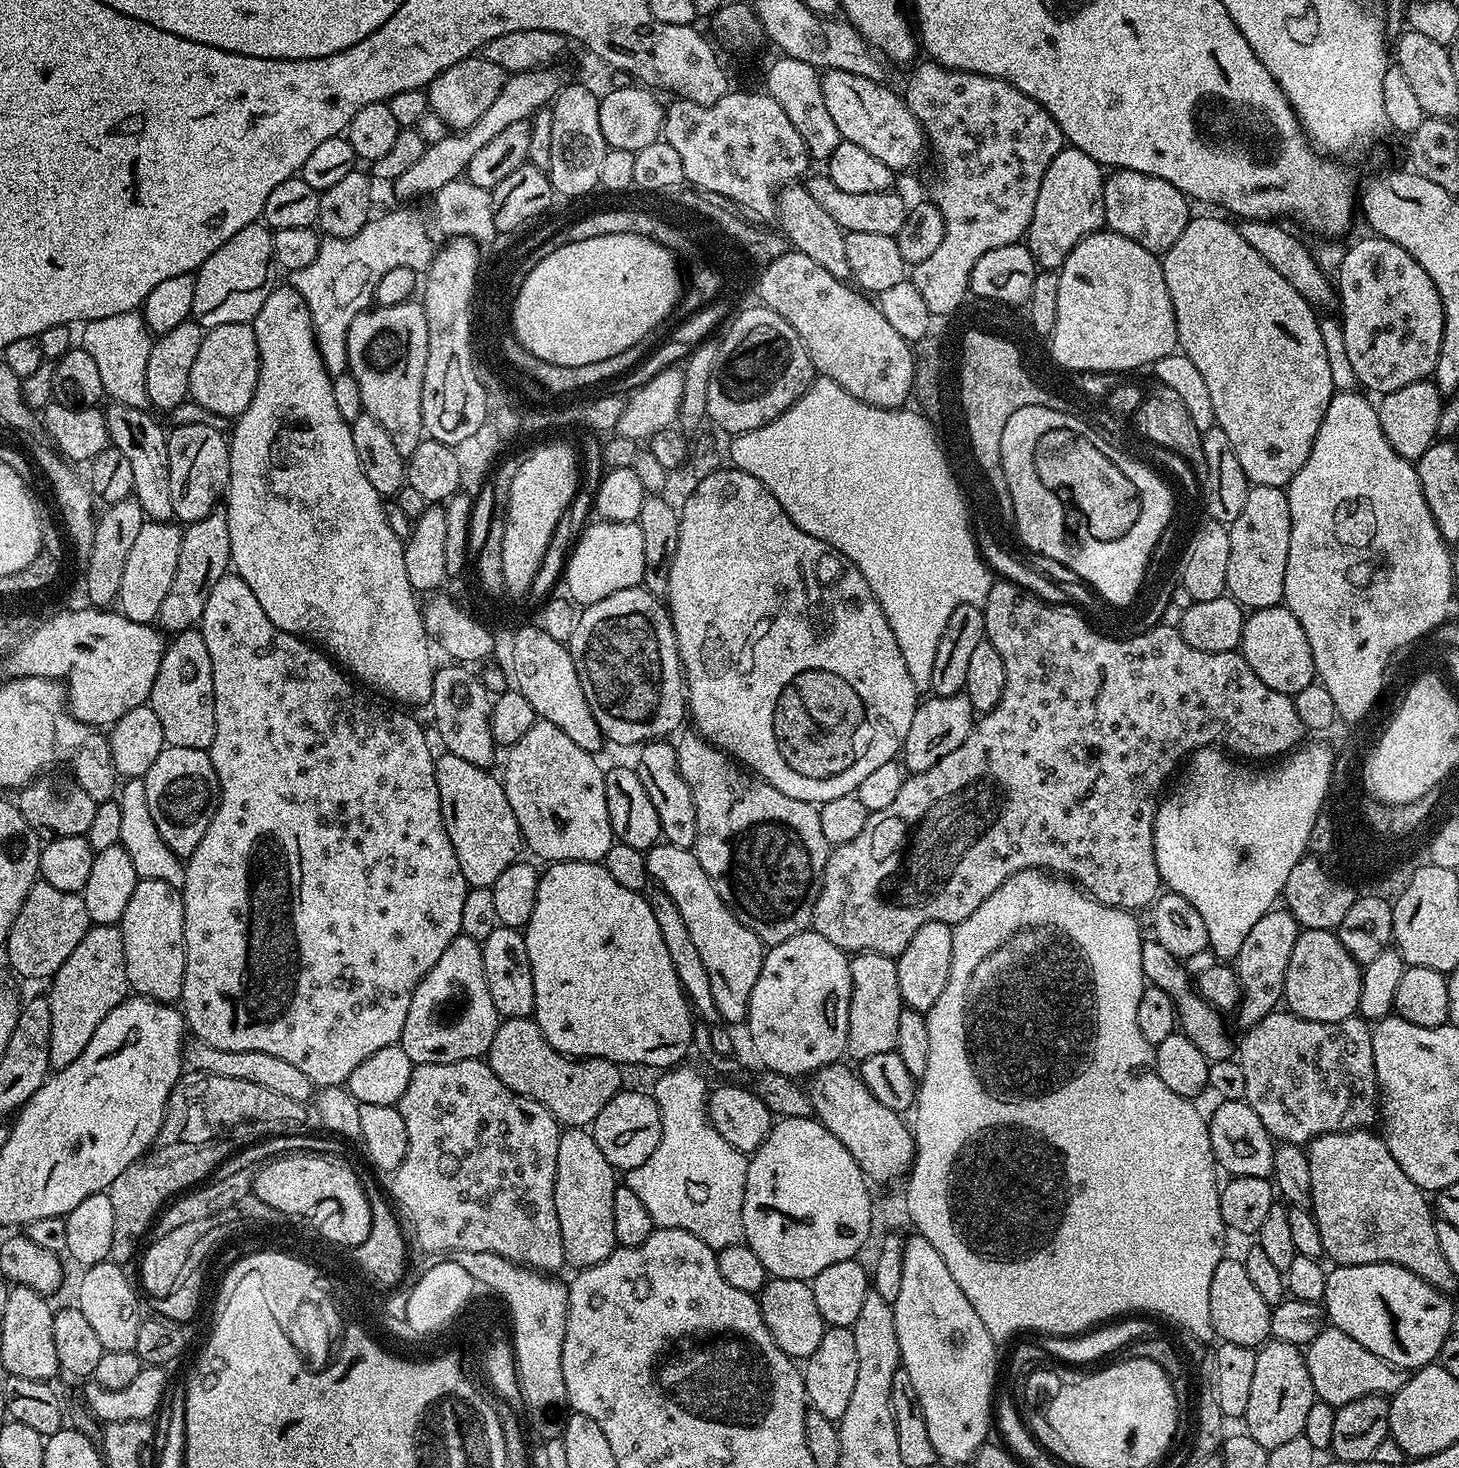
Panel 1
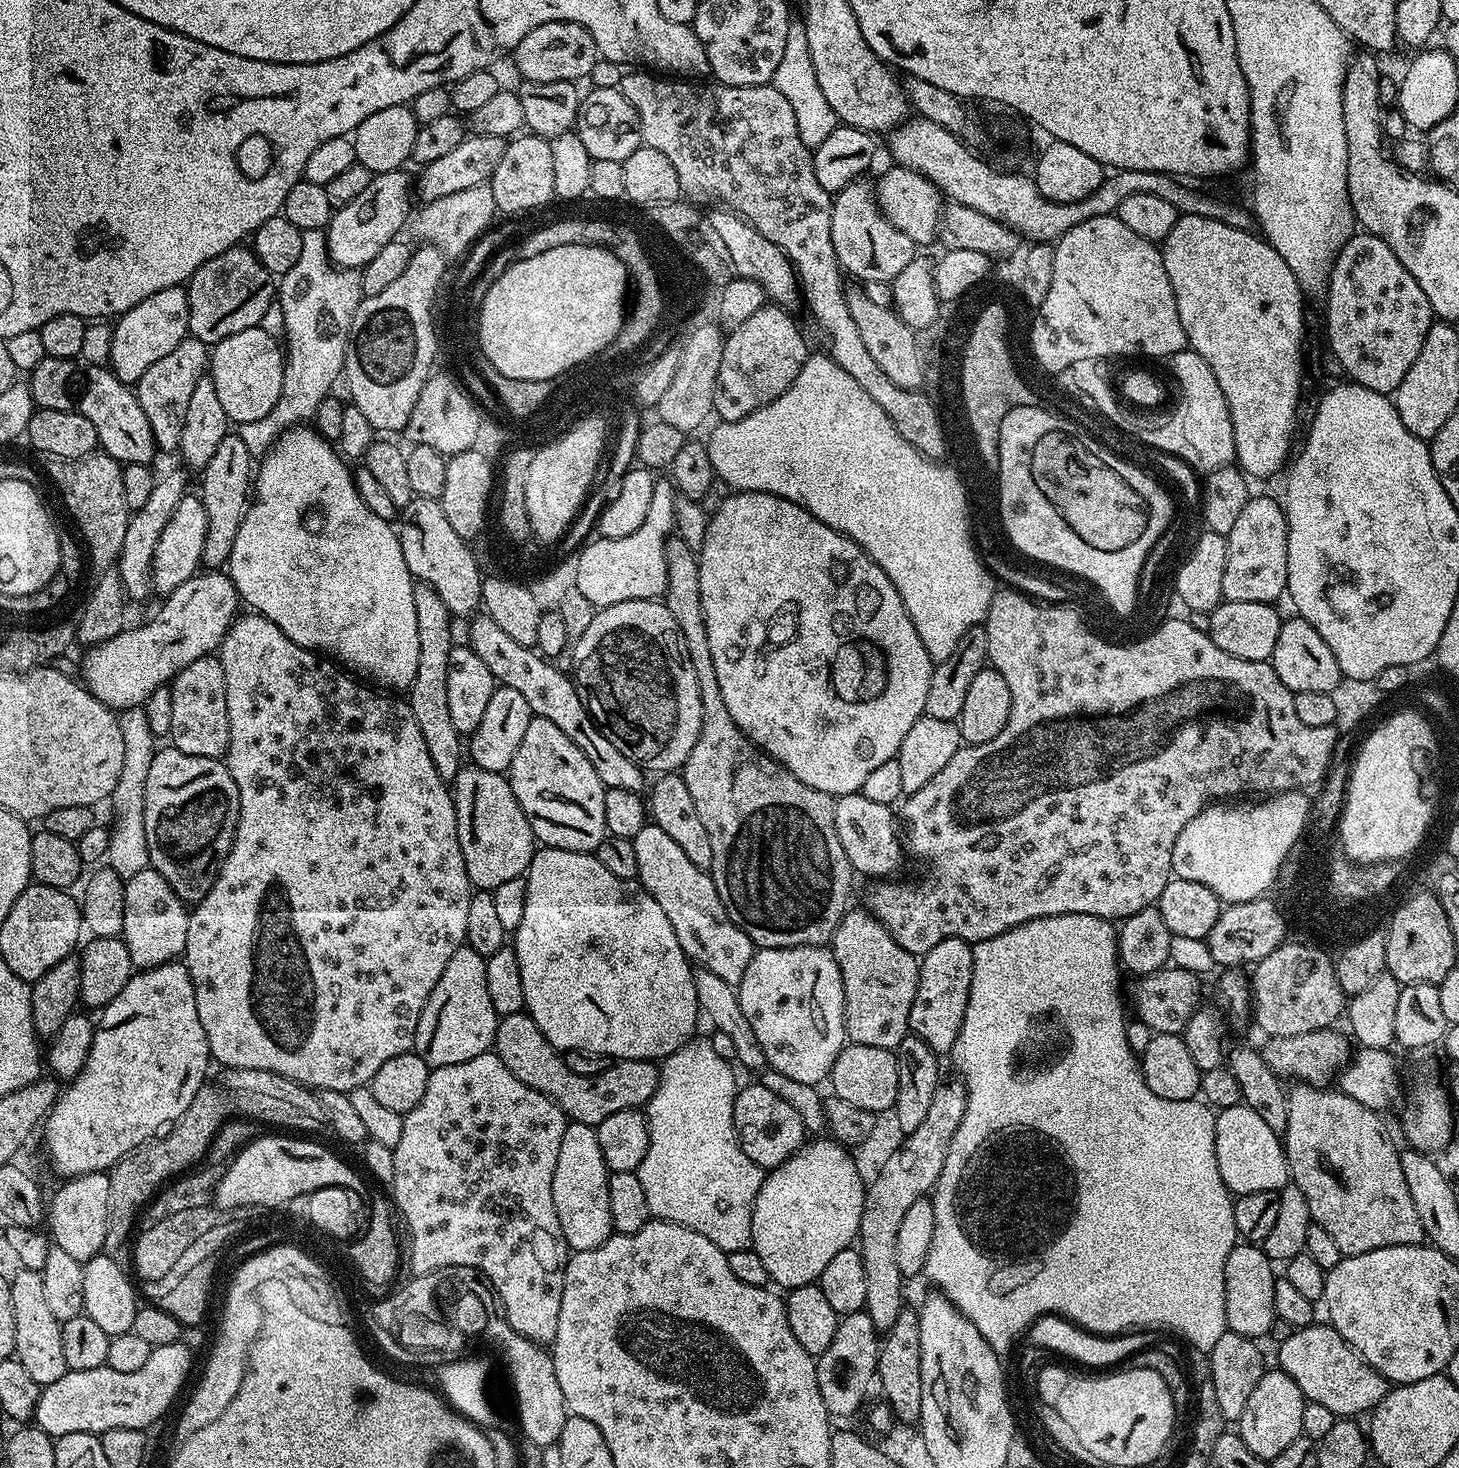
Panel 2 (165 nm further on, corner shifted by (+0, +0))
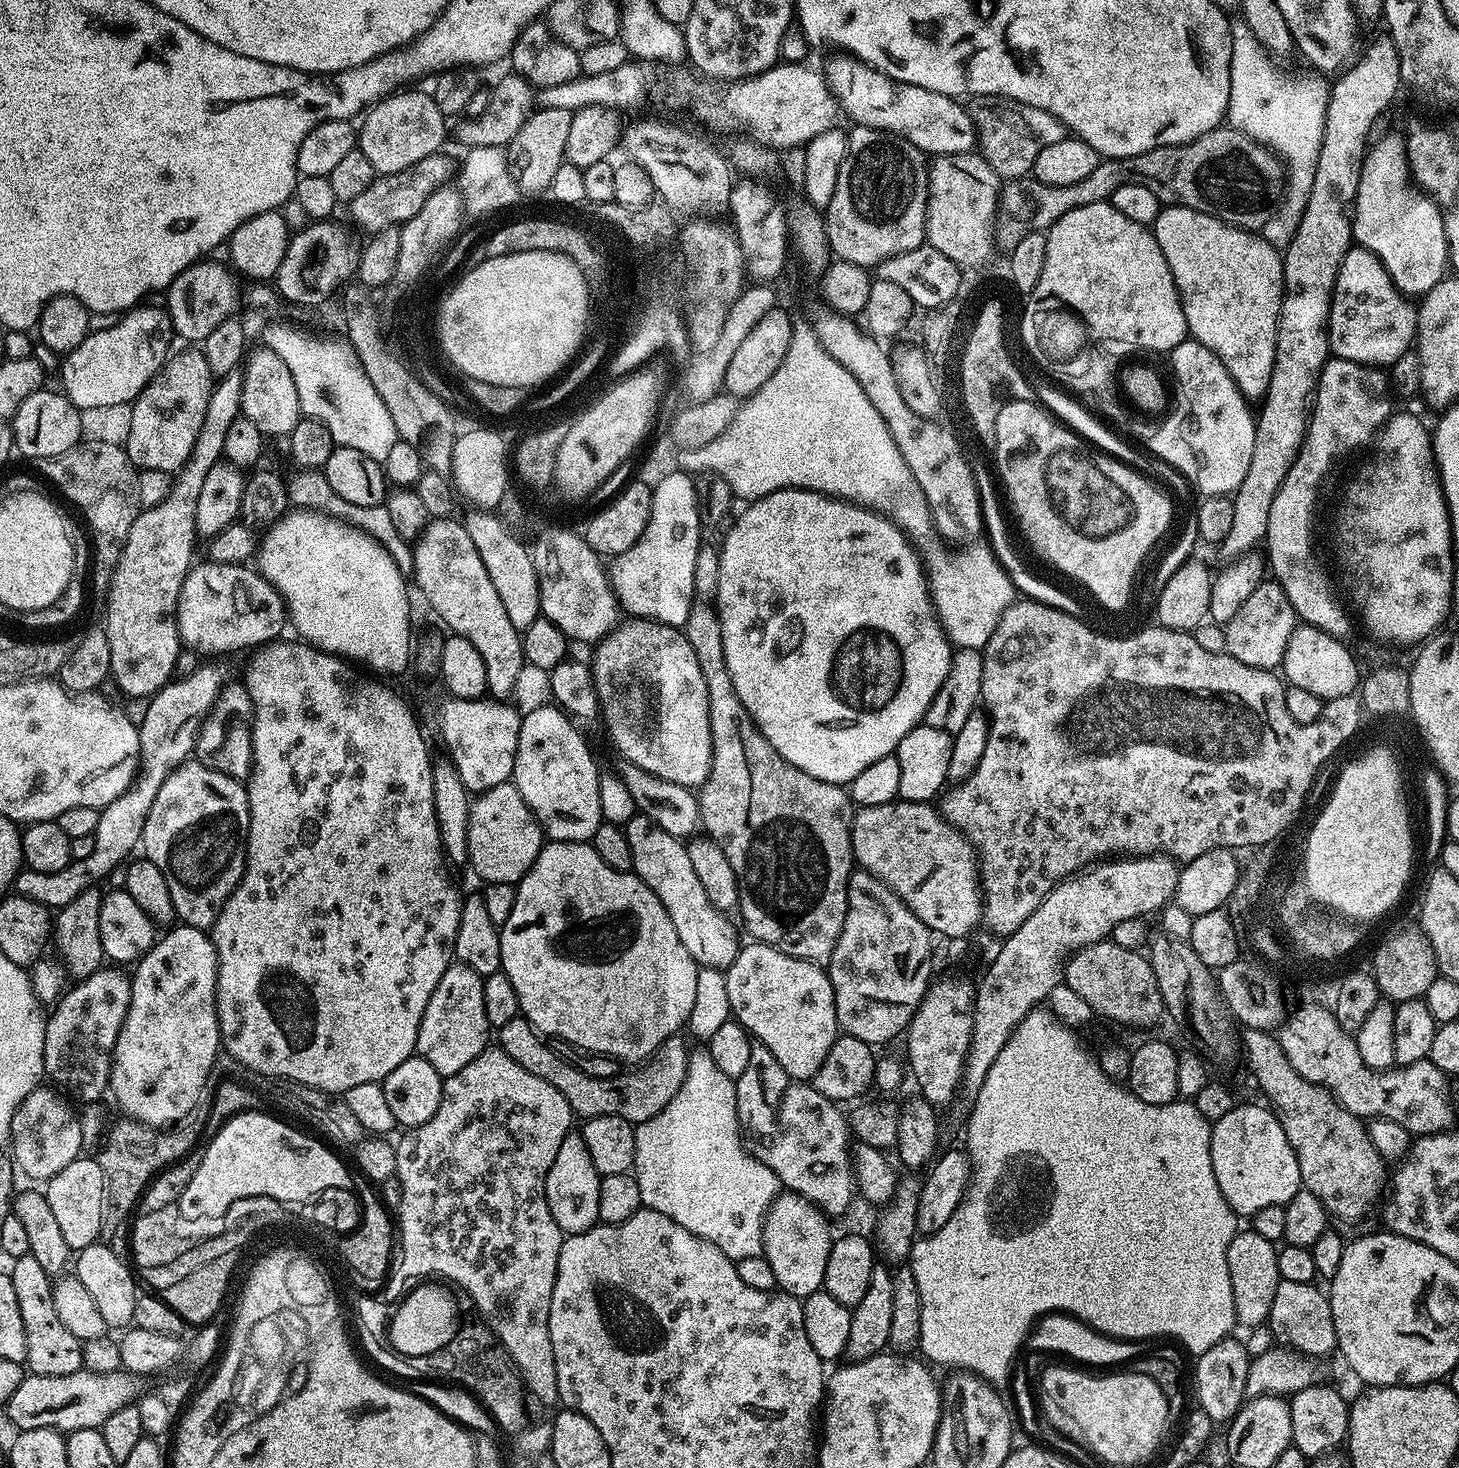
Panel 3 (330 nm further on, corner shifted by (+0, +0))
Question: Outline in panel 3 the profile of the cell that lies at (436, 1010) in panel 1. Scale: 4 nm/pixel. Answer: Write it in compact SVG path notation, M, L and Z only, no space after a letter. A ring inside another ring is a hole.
M454 962L442 974L442 982L434 990L426 1010L422 1014L422 1022L416 1039L416 1052L442 1078L447 1078L466 1062L474 1062L482 1049L489 1047L488 1032L490 1025L486 1018L484 1005L484 977L465 964Z

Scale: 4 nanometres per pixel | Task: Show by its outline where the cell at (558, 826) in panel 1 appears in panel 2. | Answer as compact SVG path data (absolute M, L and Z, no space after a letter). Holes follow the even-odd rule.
M537 716L526 726L526 734L518 746L518 754L514 754L514 762L509 766L508 781L512 783L514 798L522 806L526 818L532 827L532 835L545 848L561 848L571 852L595 853L603 842L608 827L606 826L606 791L598 774L594 774L594 766L590 766L590 758L554 726L554 722L546 722L546 718Z

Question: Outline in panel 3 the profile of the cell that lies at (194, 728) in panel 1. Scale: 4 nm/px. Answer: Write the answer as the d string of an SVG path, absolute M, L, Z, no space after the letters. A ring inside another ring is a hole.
M225 683L196 731L194 756L201 764L243 781L252 766L252 703L243 683Z

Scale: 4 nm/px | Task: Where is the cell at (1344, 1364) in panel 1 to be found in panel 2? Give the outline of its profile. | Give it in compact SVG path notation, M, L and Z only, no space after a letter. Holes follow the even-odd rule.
M1313 1322L1304 1328L1289 1332L1279 1341L1280 1349L1276 1352L1279 1371L1285 1372L1294 1382L1298 1382L1298 1390L1302 1390L1305 1401L1326 1406L1337 1418L1360 1418L1360 1415L1371 1413L1382 1402L1382 1398L1390 1390L1390 1382L1378 1370L1370 1367L1361 1356L1336 1333L1331 1323Z

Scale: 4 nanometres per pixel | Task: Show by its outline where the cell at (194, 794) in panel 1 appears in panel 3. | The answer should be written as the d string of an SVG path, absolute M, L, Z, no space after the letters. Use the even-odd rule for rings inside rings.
M180 762L159 785L146 818L143 855L162 870L176 920L190 928L211 929L244 873L250 822L247 787L199 762Z

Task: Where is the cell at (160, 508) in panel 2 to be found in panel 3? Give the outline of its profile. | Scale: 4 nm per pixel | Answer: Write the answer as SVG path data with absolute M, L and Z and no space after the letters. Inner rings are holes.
M231 372L221 377L210 395L202 430L190 458L172 476L172 485L166 498L158 506L137 511L124 543L112 582L106 593L108 599L108 624L110 638L111 677L126 692L126 696L151 698L173 679L176 661L182 653L180 635L176 631L174 613L180 597L182 582L193 567L192 546L197 541L196 515L198 498L206 483L206 474L224 455L226 430L230 422L241 415L241 373Z

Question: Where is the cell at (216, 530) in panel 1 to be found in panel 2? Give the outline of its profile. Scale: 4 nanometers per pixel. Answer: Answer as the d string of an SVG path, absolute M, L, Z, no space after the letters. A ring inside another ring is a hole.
M229 434L218 442L210 462L199 473L198 495L204 503L208 525L206 526L206 546L203 563L209 569L220 570L227 565L238 526L242 522L250 503L250 489L254 484L254 457L246 450L246 442L238 434Z

